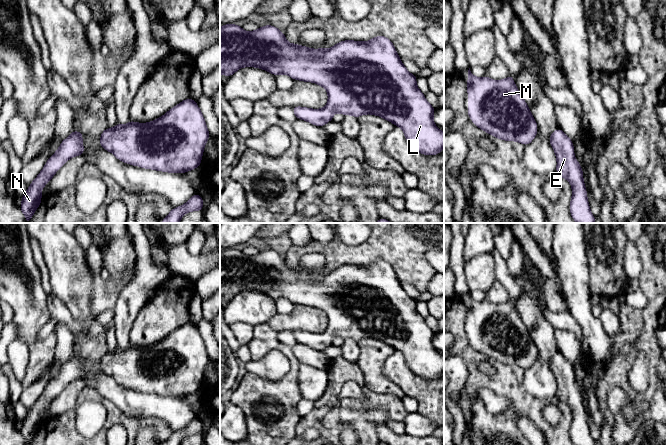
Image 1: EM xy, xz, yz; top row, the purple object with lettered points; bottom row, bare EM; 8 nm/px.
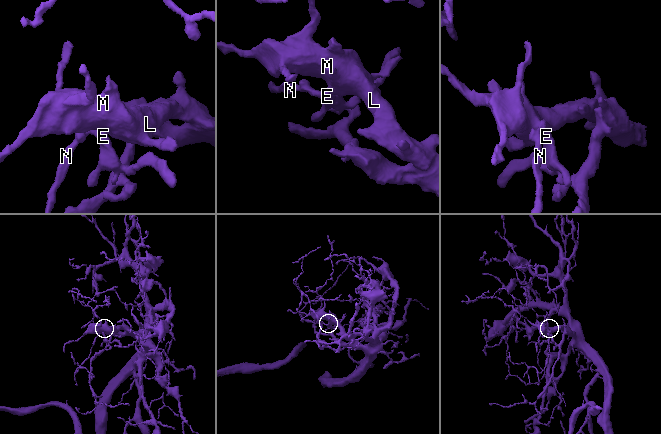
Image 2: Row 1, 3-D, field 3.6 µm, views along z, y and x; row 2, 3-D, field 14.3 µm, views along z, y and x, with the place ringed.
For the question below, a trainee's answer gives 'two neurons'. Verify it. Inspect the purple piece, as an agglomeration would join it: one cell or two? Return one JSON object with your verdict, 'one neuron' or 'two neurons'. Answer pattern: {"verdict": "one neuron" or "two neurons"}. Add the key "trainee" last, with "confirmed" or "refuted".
{"verdict": "one neuron", "trainee": "refuted"}

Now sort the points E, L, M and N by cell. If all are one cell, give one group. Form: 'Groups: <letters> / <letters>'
Groups: E L M N

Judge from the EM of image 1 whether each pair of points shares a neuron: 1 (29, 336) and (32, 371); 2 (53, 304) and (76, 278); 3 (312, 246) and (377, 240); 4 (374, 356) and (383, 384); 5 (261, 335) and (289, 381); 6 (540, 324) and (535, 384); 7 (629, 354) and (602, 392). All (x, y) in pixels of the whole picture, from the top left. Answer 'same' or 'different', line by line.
1: different
2: different
3: same
4: same
5: same
6: same
7: same

